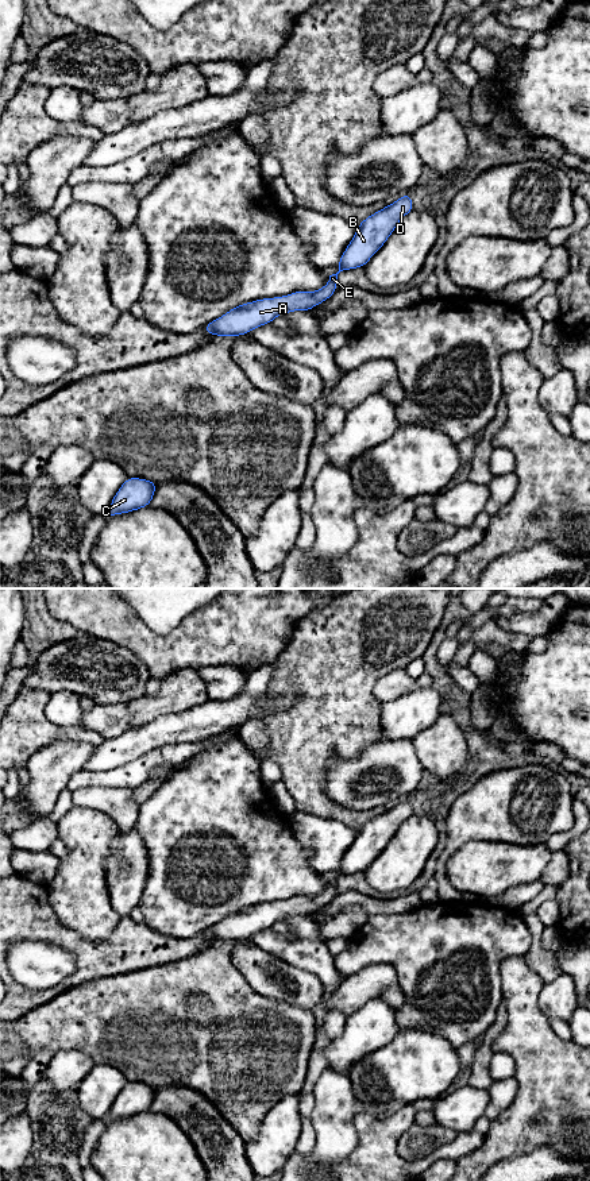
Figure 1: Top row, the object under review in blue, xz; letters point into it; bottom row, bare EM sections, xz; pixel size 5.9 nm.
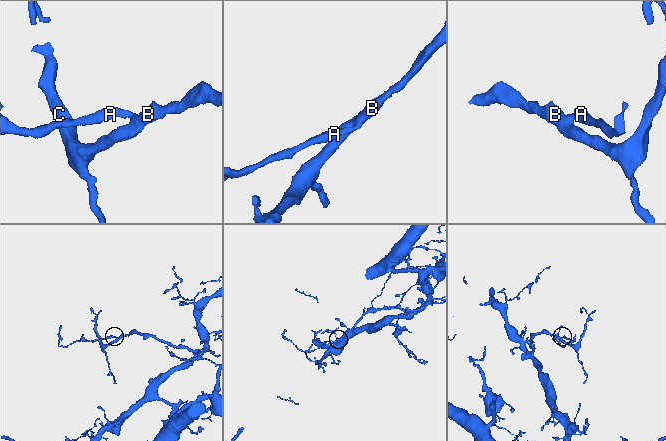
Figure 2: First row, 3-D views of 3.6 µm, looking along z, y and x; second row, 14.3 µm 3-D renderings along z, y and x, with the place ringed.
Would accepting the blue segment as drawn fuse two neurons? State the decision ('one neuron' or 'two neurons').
one neuron

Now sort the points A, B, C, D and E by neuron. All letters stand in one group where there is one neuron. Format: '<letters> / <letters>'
A B C D E

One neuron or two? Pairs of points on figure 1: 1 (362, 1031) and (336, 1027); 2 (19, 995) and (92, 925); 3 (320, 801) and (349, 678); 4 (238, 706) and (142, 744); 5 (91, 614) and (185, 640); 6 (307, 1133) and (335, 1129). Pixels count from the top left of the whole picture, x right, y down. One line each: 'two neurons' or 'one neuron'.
1: two neurons
2: two neurons
3: one neuron
4: one neuron
5: one neuron
6: two neurons

